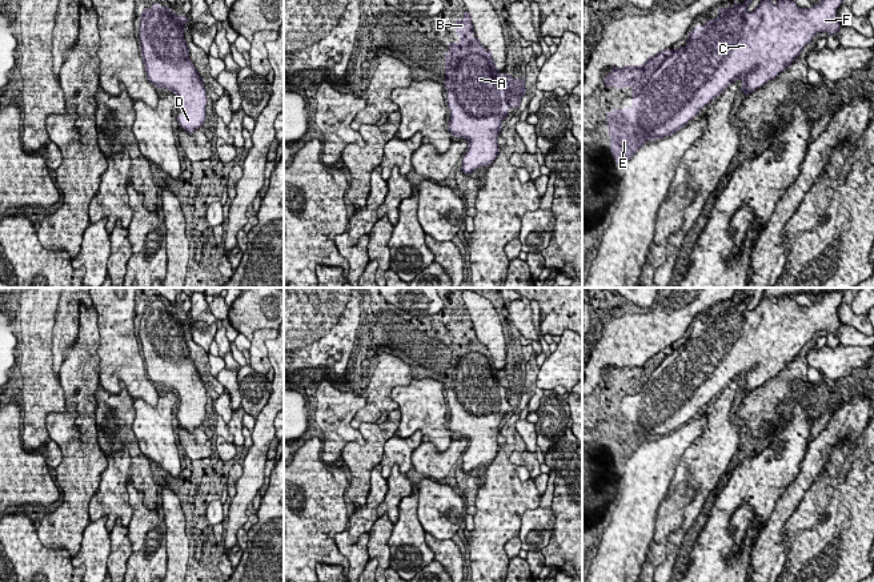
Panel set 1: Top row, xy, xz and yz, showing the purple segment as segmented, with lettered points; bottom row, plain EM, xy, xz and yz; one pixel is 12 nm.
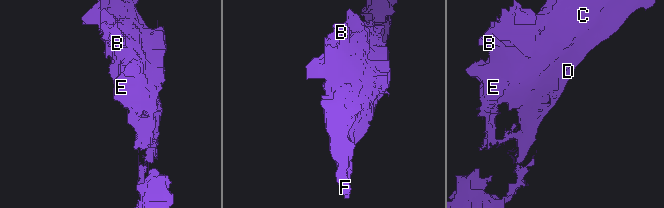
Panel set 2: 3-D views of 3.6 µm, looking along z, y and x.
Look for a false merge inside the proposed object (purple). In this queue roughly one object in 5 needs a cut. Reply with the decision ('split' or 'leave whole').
leave whole

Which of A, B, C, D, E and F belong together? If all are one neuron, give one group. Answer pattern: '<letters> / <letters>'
A B C D E F

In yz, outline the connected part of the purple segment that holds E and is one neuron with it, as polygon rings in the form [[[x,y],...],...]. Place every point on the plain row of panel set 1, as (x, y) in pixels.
[[[766,288],[759,304],[749,310],[747,305],[751,296],[734,305],[727,304],[718,309],[717,317],[707,317],[705,324],[695,324],[689,332],[686,344],[678,348],[663,348],[652,356],[648,356],[642,364],[624,364],[622,366],[613,365],[612,370],[604,377],[605,385],[632,386],[632,405],[625,408],[614,408],[606,410],[608,428],[610,434],[610,451],[616,457],[616,463],[625,463],[630,455],[648,439],[658,438],[675,432],[685,425],[702,405],[710,402],[714,396],[718,396],[733,380],[742,378],[742,390],[745,394],[763,385],[767,380],[775,377],[782,369],[799,354],[807,341],[817,332],[826,330],[827,333],[837,332],[841,321],[837,317],[837,308],[842,302],[843,293],[847,288],[823,290],[819,294],[821,300],[811,306],[799,306],[791,296],[814,294],[809,288]]]

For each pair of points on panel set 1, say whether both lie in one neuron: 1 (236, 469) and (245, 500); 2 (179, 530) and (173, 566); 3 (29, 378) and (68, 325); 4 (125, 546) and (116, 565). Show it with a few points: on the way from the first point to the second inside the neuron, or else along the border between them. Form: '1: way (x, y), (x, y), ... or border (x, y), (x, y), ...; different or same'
1: border (243, 465), (236, 494), (231, 500); different
2: way (176, 540), (176, 557); same
3: border (55, 317), (52, 372), (57, 377); different
4: way (121, 550), (117, 561); same

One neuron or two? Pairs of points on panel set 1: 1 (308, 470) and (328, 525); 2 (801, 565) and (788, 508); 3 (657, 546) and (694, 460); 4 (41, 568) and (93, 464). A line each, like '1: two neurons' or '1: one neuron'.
1: one neuron
2: two neurons
3: two neurons
4: two neurons

